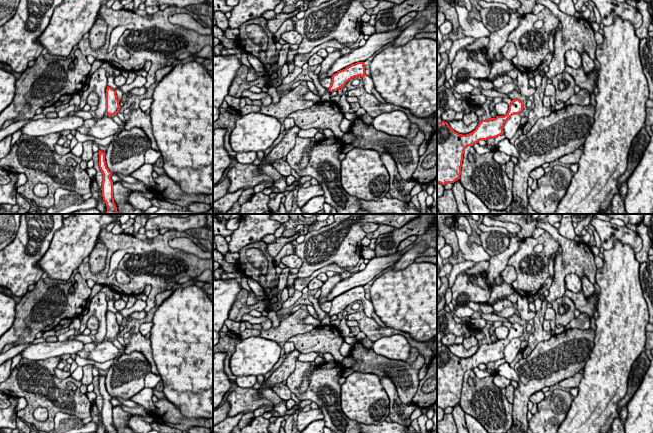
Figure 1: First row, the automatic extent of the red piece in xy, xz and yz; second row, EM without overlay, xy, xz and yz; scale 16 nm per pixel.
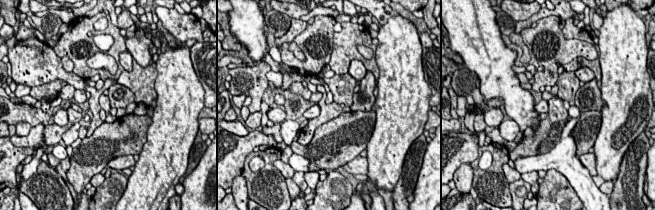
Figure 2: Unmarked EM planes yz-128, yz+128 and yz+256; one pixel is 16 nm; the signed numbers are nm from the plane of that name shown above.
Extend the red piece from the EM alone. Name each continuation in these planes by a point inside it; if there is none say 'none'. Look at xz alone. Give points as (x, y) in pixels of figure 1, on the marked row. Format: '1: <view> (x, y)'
1: xz (368, 84)

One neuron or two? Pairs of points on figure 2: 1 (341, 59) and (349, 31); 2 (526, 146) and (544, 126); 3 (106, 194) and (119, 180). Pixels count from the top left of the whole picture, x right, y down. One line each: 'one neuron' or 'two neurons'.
1: one neuron
2: one neuron
3: one neuron

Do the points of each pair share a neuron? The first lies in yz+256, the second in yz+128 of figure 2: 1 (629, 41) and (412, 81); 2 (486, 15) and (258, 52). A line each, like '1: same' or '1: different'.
1: same
2: same

